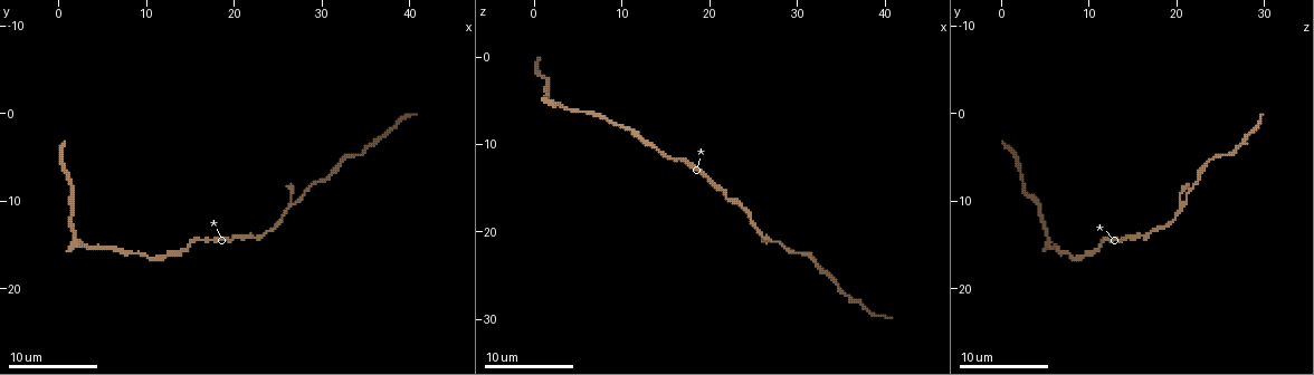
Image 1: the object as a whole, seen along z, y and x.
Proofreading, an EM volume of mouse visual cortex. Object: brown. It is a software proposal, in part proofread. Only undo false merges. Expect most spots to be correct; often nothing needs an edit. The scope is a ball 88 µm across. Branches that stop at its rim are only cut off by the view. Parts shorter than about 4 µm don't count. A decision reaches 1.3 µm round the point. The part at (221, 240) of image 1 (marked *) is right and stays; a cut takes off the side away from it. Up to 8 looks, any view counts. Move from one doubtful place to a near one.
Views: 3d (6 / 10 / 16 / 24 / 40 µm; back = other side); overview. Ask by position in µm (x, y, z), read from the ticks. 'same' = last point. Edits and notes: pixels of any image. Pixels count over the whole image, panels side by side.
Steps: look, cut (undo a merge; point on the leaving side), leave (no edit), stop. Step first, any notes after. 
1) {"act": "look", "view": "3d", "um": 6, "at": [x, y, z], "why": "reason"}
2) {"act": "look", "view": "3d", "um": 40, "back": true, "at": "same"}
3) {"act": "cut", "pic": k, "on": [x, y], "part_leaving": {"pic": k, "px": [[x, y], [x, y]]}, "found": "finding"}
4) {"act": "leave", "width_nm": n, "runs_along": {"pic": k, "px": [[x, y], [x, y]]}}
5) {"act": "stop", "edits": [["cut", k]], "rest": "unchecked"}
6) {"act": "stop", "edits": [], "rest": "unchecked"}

{"act": "look", "view": "3d", "um": 16, "at": [16.2, 14.4, 11.8], "why": "thin neck"}

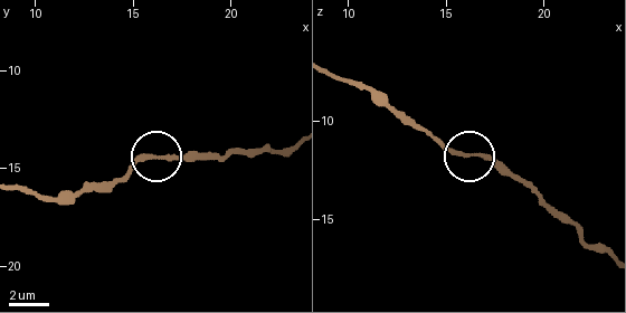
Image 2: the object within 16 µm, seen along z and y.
{"act": "leave", "found": "all the same neuron"}

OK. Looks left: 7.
{"act": "look", "view": "3d", "um": 6, "at": [5.8, 15.2, 6.4], "why": "thick turns thin"}

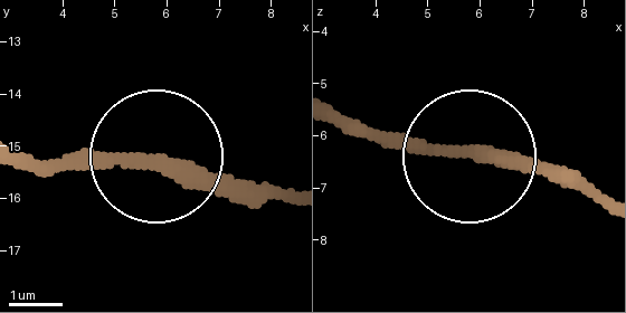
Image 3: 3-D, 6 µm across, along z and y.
{"act": "leave", "runs_along": {"pic": 3, "px": [[287, 193], [141, 158], [20, 158]]}, "found": "one neuron here"}

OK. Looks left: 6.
{"act": "look", "view": "3d", "um": 10, "at": [1.6, 11.2, 4.4], "why": "calibre changes"}

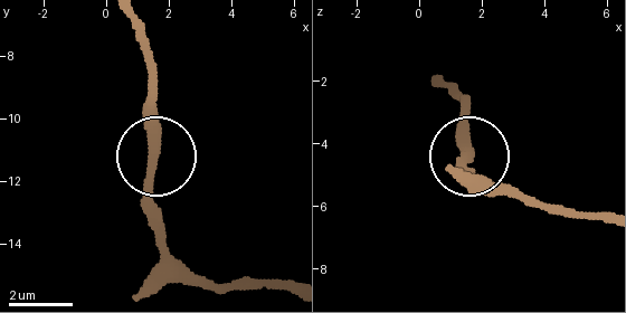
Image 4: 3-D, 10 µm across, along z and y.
{"act": "leave", "runs_along": {"pic": 4, "px": [[294, 291], [223, 291], [169, 250], [150, 186], [158, 76]]}, "found": "one neuron here"}

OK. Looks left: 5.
{"act": "look", "view": "3d", "um": 10, "at": [10.4, 16.8, 8.0], "why": "calibre changes"}

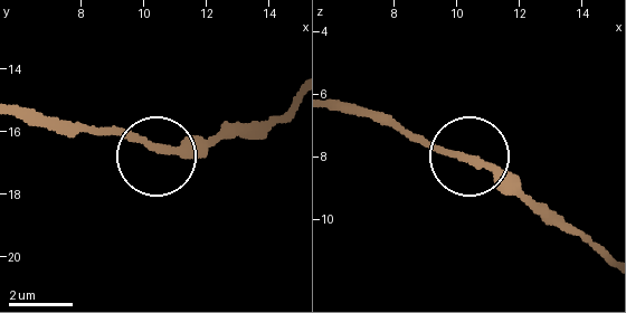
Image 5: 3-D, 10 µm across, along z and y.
{"act": "look", "view": "3d", "um": 10, "back": true, "at": [10.5, 16.6, 8.1]}

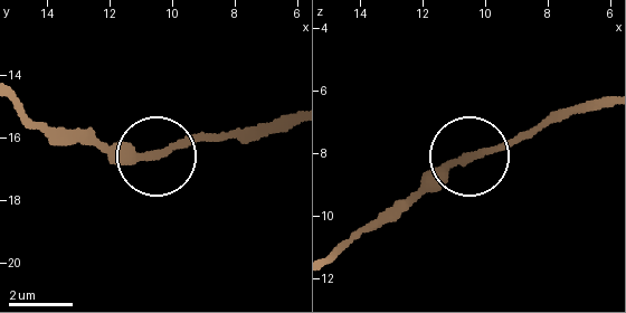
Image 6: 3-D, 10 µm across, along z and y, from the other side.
{"act": "leave", "runs_along": {"pic": 6, "px": [[24, 113], [152, 153], [246, 130]]}, "found": "all the same neuron"}

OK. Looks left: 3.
{"act": "stop", "edits": [], "rest": "unchecked"}

